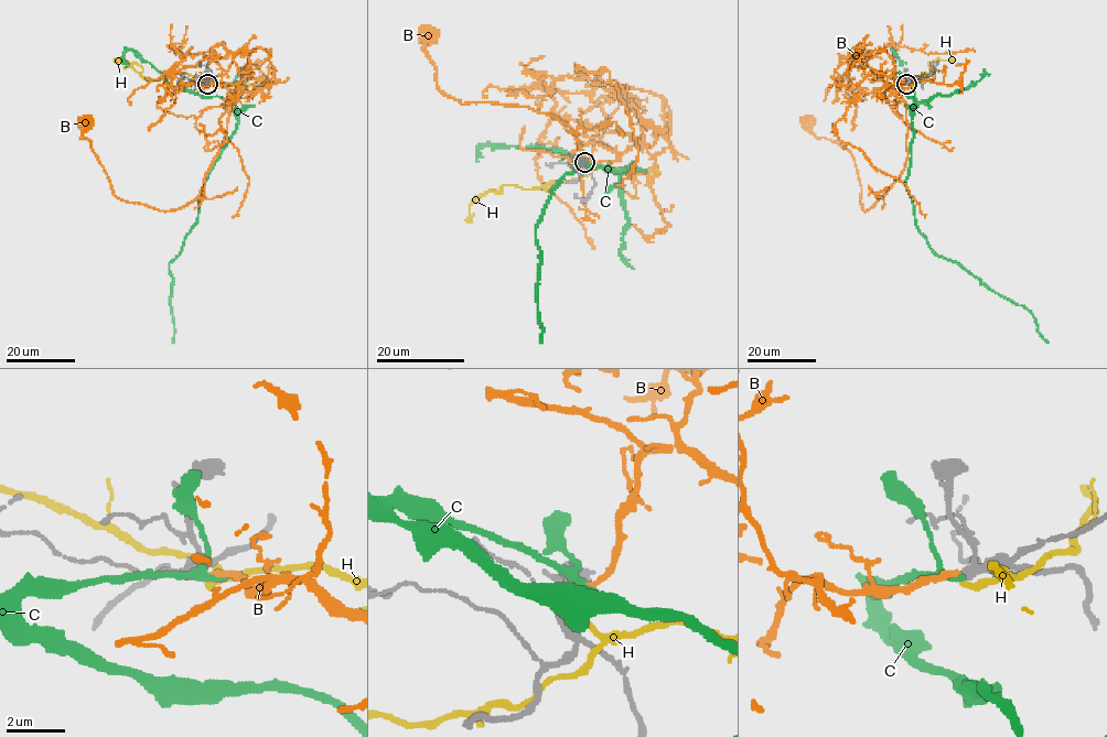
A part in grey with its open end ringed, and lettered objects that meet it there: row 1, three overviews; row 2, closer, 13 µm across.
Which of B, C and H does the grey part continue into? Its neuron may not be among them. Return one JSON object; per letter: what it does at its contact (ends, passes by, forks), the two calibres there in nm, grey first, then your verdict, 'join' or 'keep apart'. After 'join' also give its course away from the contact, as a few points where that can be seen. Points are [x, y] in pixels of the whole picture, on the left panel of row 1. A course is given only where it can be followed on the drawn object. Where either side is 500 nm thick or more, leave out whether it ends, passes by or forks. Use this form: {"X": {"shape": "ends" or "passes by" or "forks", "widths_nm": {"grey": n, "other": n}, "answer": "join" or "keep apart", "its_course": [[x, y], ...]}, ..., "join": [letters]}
{"B": {"shape": "ends", "widths_nm": {"grey": 280, "other": 190}, "answer": "join", "its_course": [[207, 84], [233, 93], [225, 137], [200, 194], [176, 209], [119, 199], [82, 137], [84, 123]]}, "C": {"shape": "passes by", "widths_nm": {"grey": 240, "other": 220}, "answer": "keep apart"}, "H": {"shape": "ends", "widths_nm": {"grey": 280, "other": 240}, "answer": "keep apart"}, "join": ["B"]}

